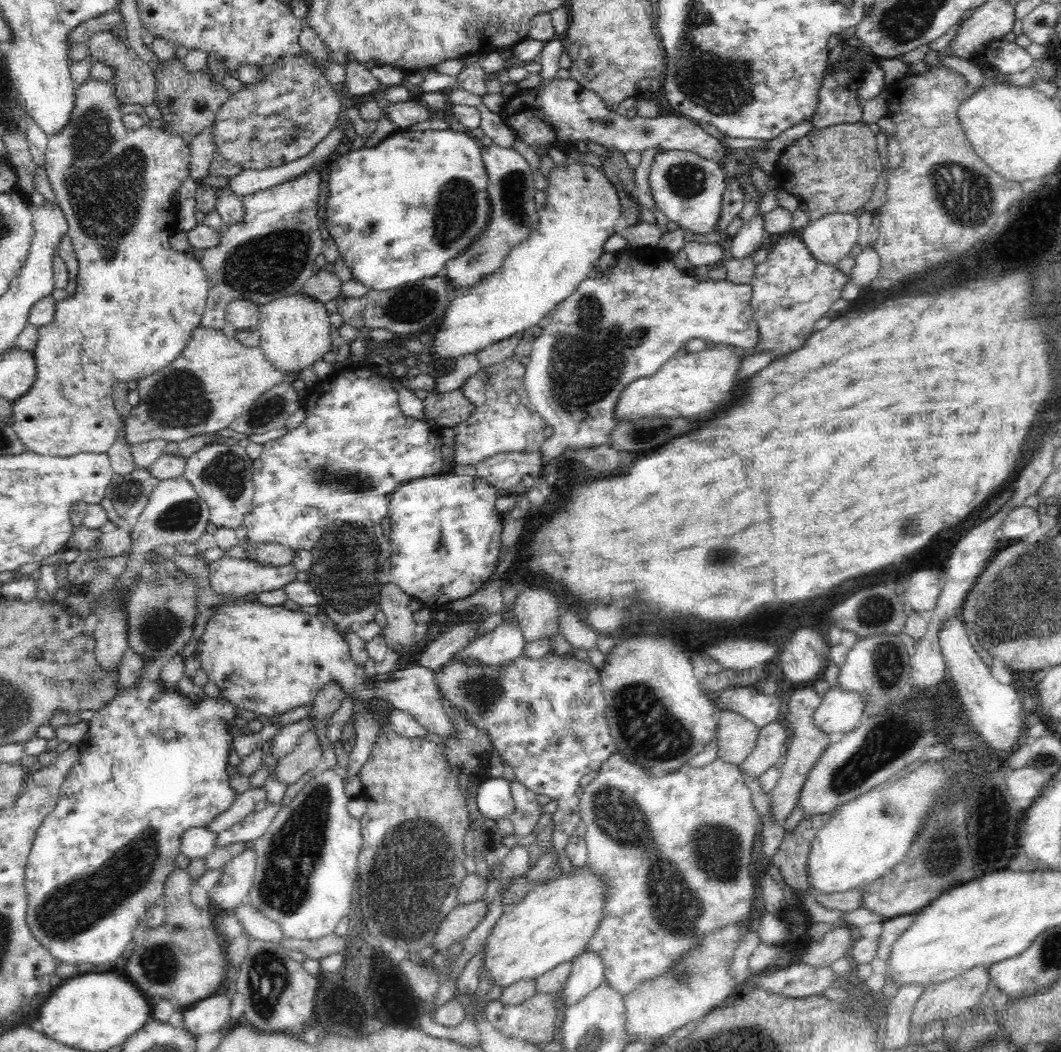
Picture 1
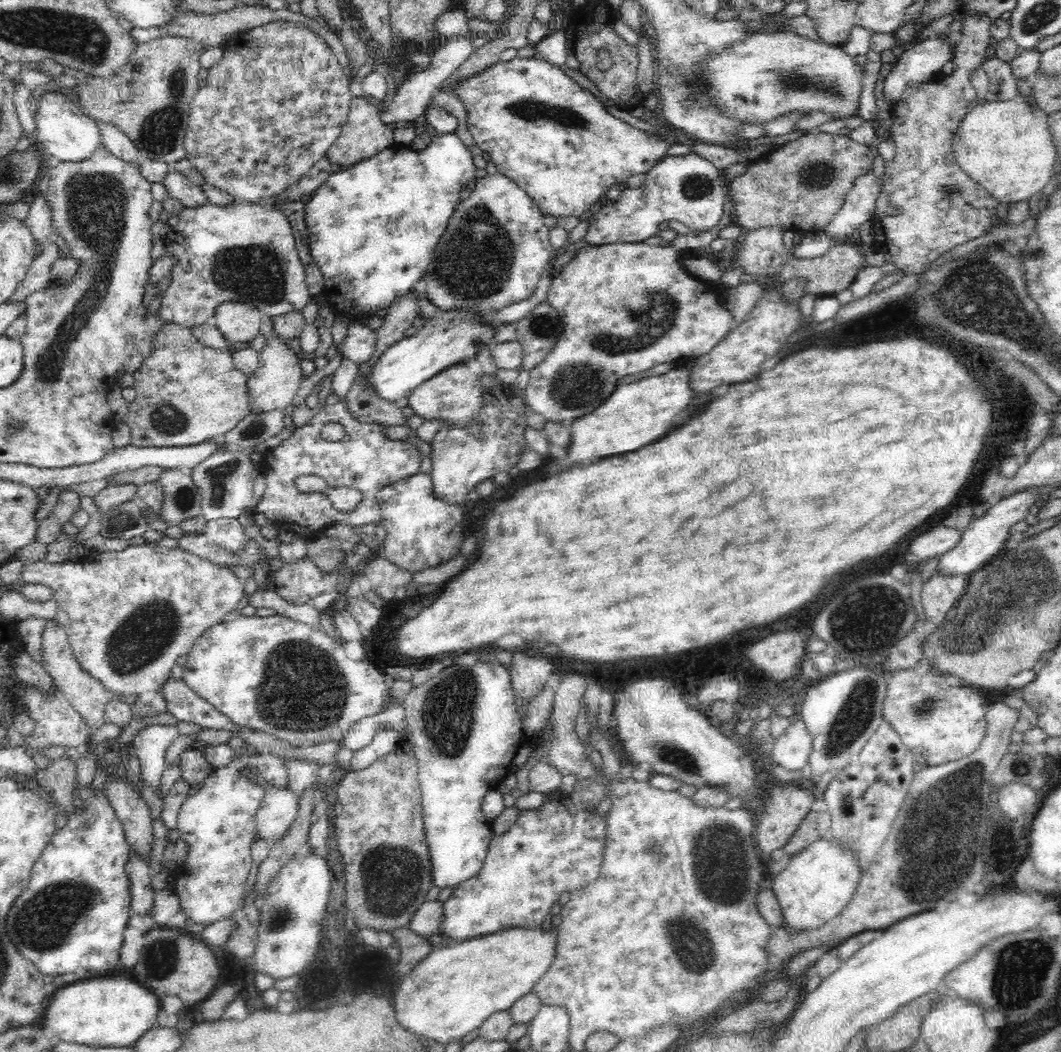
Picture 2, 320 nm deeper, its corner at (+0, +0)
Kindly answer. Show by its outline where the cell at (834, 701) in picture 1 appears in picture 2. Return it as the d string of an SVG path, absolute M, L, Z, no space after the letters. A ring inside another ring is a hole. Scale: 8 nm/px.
M802 719L792 722L787 730L775 740L775 744L772 748L771 761L769 758L765 758L767 762L774 762L778 766L782 766L786 770L794 770L801 772L807 768L806 764L808 762L810 753L812 752L812 737L808 733L805 724Z

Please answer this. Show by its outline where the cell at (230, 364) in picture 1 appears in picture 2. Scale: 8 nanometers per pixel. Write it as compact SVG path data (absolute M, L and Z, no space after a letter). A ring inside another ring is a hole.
M164 323L154 335L153 349L133 372L136 399L130 403L125 423L131 430L131 443L140 448L192 446L212 439L222 439L248 414L250 404L249 375L236 370L232 355L204 346L188 327Z

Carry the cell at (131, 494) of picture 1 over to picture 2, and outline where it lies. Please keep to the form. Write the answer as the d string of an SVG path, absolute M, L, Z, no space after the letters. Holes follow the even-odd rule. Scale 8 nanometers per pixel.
M137 499L110 508L102 517L99 534L104 538L122 538L122 540L132 540L136 536L142 536L149 529L142 517L142 510L143 506Z

